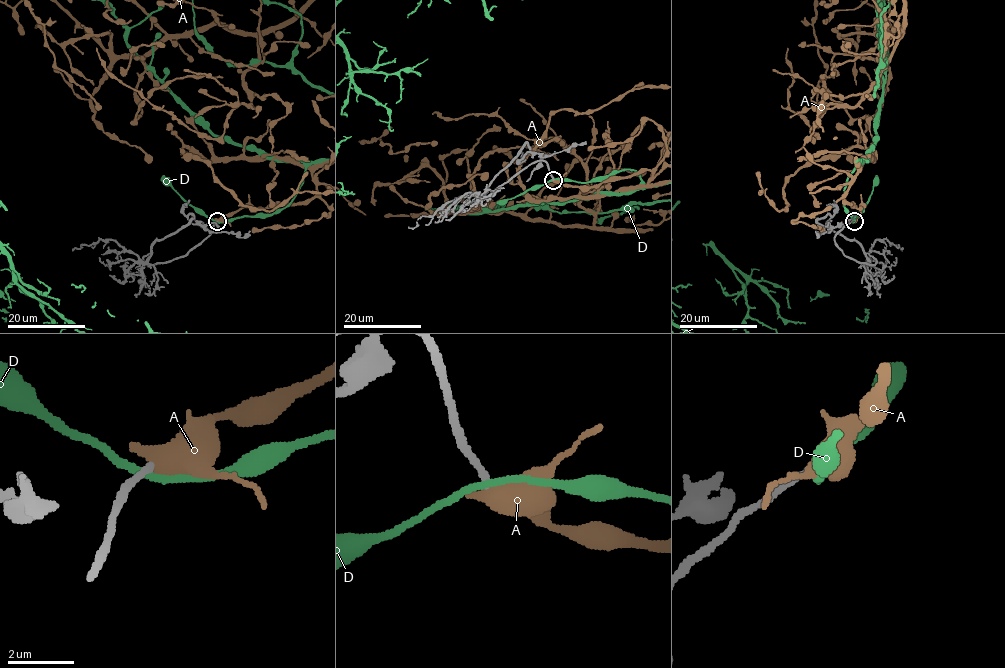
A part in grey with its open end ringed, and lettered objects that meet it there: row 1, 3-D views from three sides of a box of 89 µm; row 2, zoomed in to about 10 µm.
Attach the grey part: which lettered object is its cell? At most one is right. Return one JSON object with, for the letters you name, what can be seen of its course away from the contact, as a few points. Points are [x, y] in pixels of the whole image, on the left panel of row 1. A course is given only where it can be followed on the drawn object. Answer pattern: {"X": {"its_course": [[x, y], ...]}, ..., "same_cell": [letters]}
{"same_cell": []}

